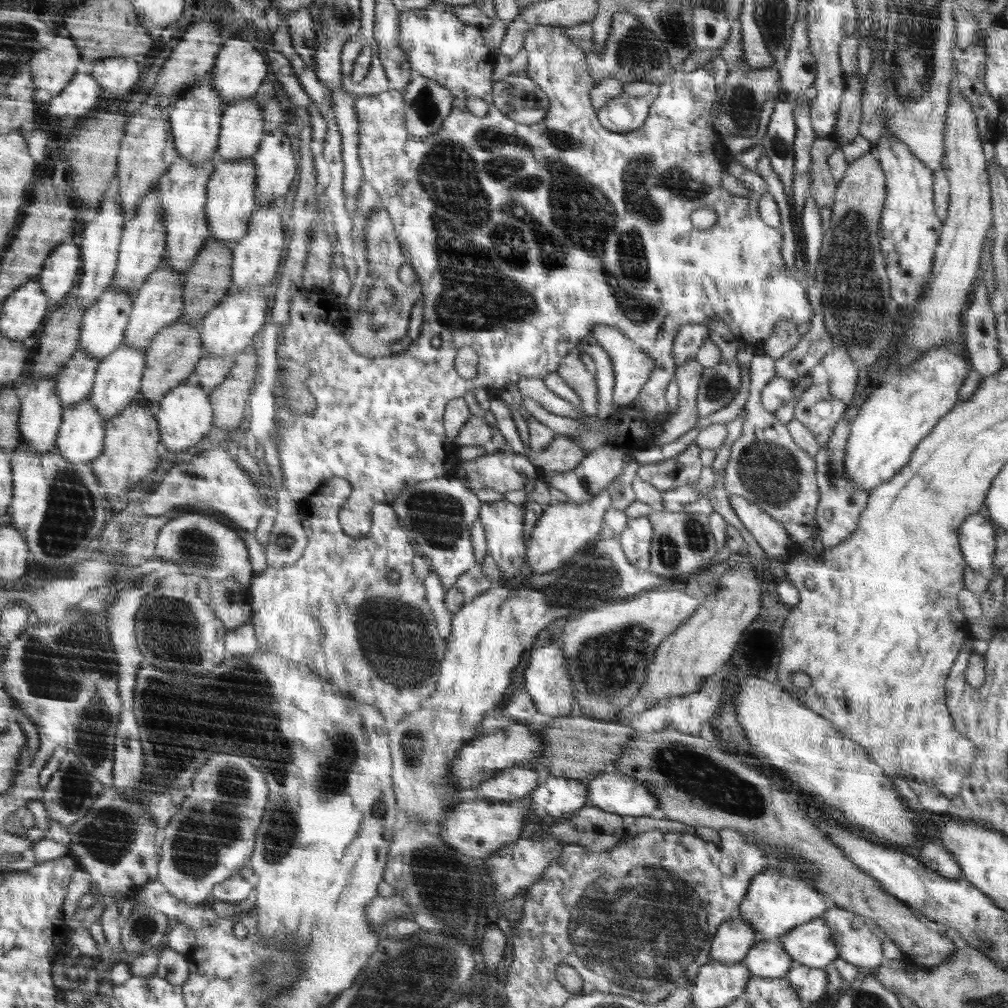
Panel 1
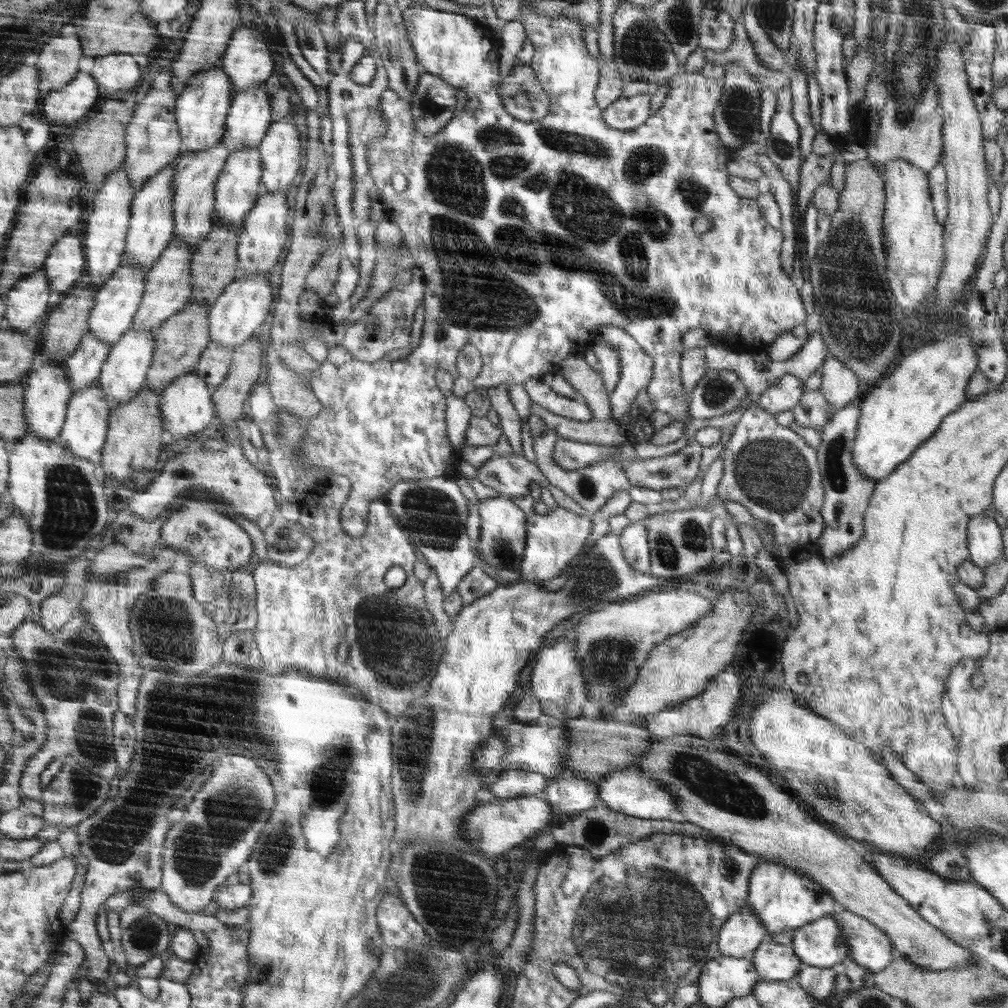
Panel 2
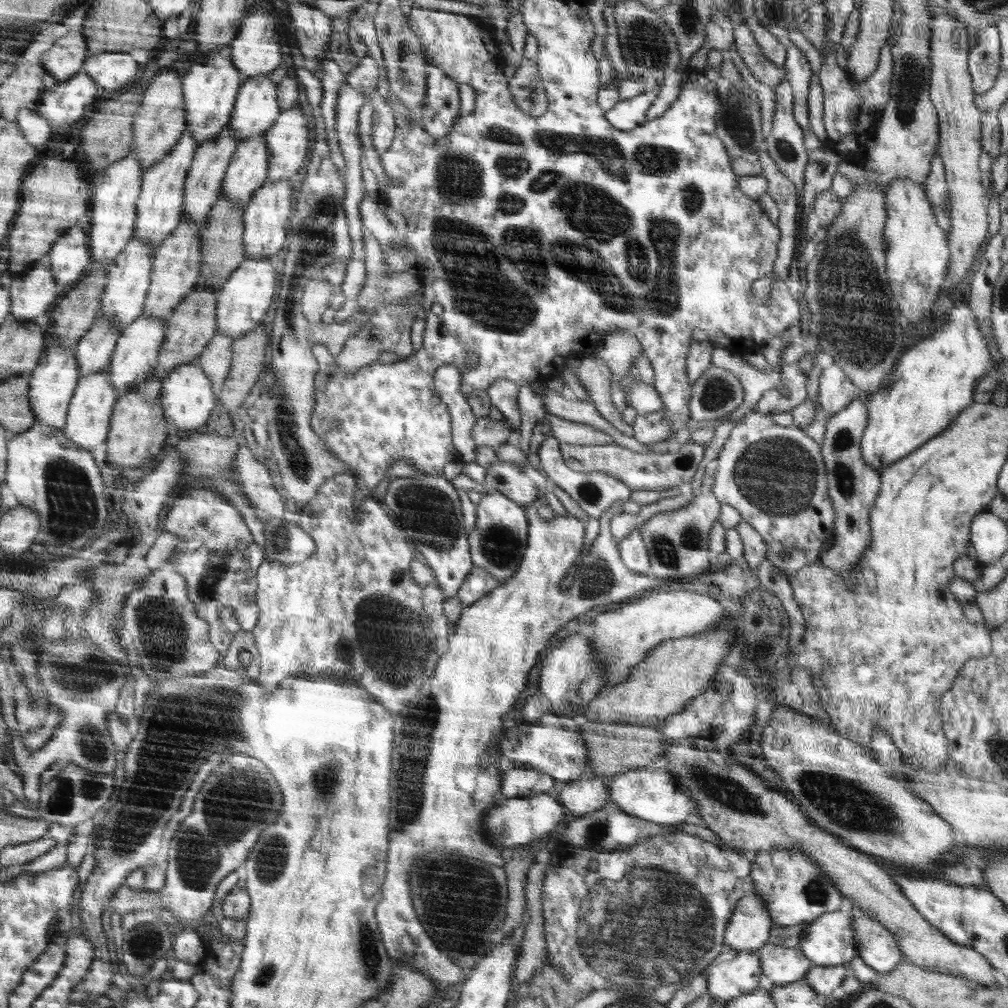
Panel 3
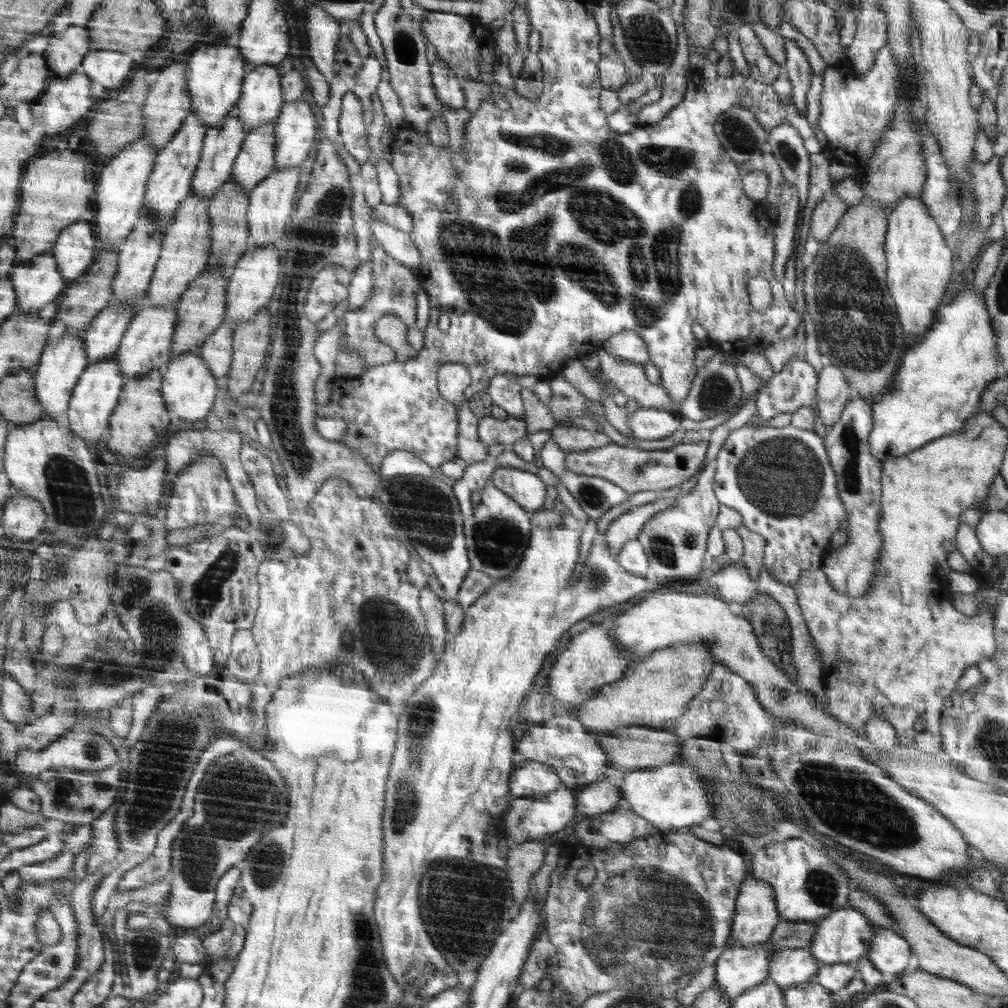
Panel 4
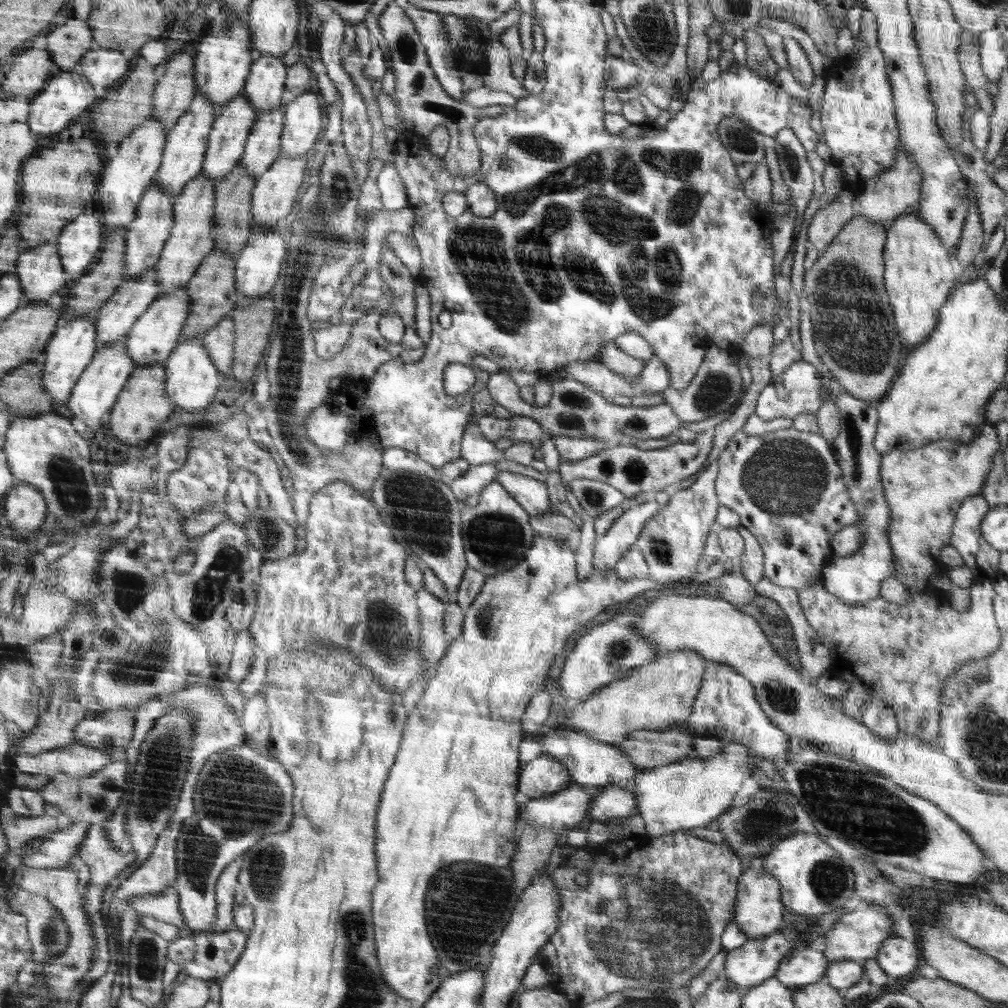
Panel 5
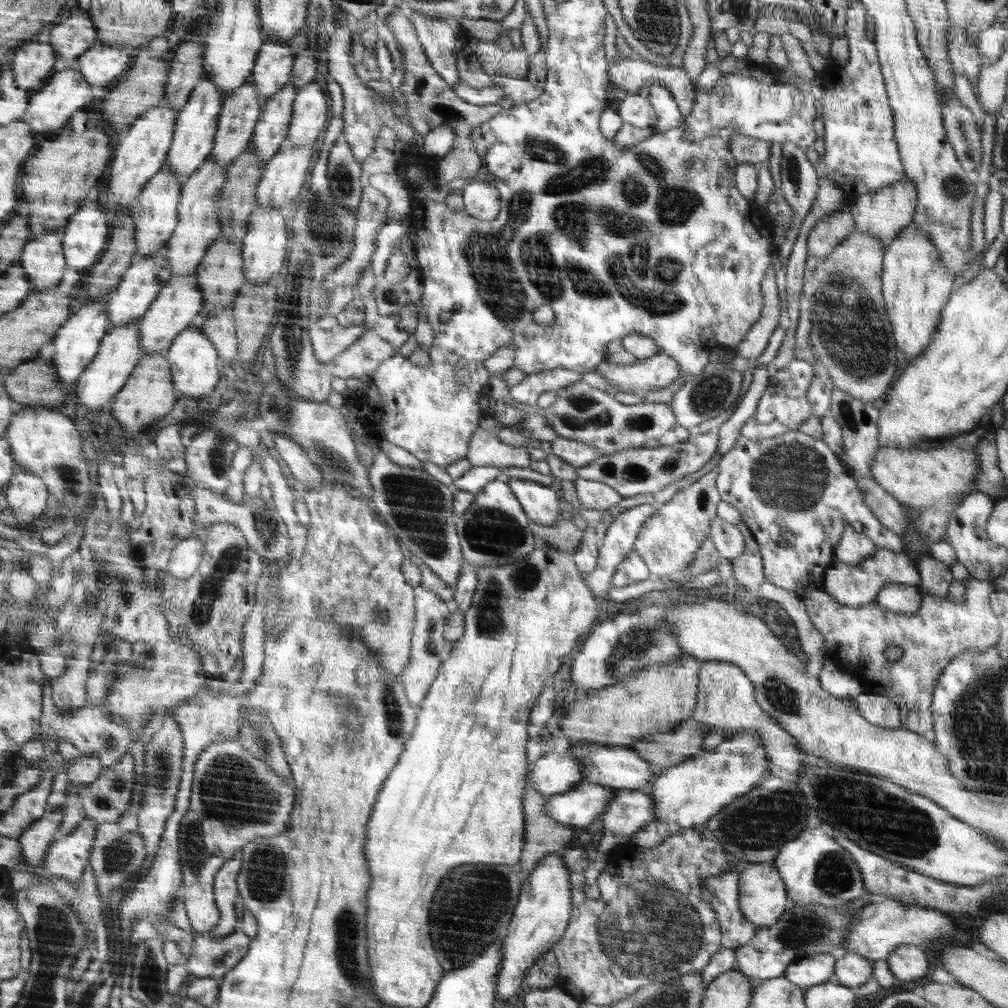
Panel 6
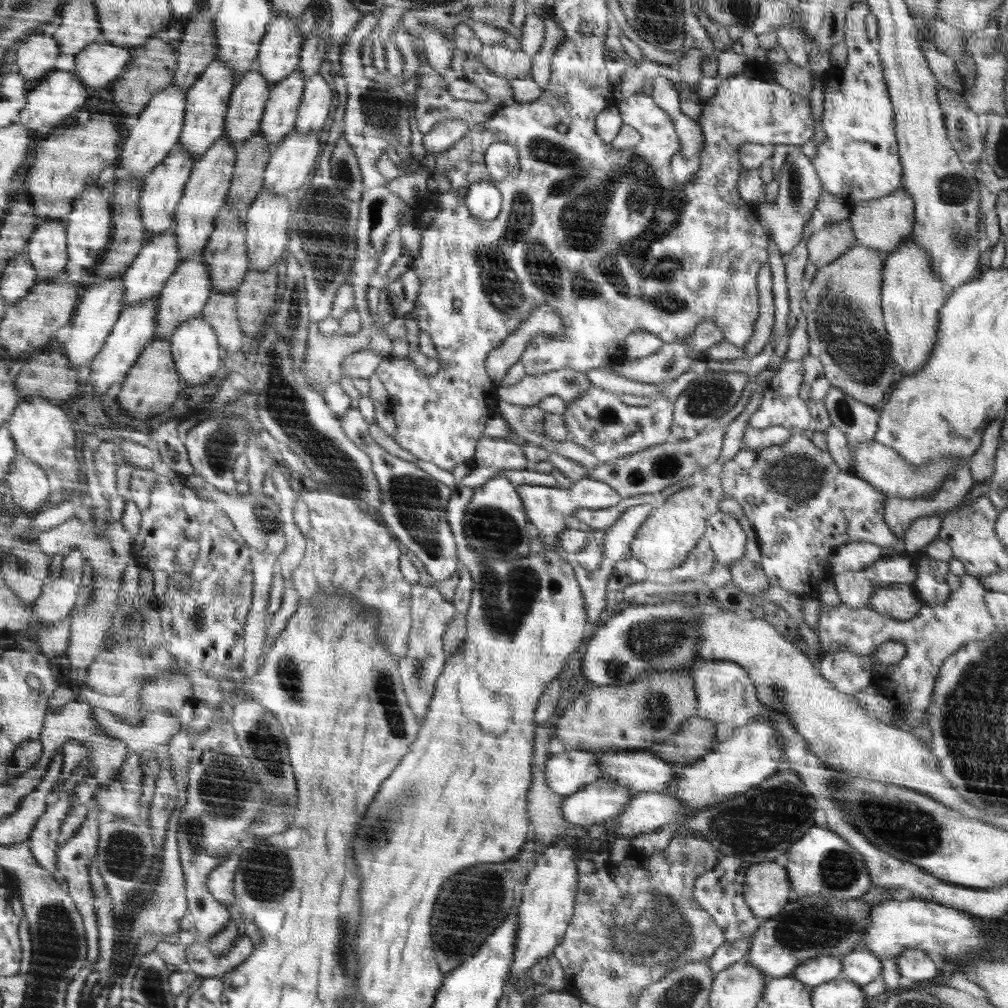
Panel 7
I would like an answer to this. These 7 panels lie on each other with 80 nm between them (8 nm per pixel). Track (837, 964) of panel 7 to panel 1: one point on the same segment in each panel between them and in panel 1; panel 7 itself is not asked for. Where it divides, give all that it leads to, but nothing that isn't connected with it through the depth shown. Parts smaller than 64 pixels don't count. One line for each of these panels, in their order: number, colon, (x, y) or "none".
1: (767, 959)
2: (774, 962)
3: (781, 966)
4: (789, 967)
5: (804, 966)
6: (814, 970)

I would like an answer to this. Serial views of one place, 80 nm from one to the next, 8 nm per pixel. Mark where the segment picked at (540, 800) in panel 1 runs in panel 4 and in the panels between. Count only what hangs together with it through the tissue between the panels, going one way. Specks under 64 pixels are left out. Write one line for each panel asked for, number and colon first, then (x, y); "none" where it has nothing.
2: (571, 795)
3: (586, 794)
4: (600, 797)

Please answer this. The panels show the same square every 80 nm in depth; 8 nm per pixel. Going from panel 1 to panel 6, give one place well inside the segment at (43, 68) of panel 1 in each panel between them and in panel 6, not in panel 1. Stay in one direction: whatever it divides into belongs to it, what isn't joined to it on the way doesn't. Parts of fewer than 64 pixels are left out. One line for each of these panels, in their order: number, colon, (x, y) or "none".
2: (60, 61)
3: (67, 58)
4: (68, 51)
5: (71, 42)
6: (73, 37)

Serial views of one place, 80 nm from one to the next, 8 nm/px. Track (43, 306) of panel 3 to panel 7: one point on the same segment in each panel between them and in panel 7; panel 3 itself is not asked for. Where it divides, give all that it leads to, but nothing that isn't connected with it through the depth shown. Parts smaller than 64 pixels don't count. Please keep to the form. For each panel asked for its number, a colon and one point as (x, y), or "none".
4: (38, 284)
5: (43, 274)
6: (45, 262)
7: (49, 250)

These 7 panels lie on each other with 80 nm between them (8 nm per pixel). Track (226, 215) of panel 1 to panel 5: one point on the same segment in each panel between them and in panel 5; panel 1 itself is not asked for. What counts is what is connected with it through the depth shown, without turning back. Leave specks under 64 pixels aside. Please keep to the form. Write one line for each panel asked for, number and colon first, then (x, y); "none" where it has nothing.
2: (240, 185)
3: (250, 164)
4: (256, 161)
5: (262, 149)

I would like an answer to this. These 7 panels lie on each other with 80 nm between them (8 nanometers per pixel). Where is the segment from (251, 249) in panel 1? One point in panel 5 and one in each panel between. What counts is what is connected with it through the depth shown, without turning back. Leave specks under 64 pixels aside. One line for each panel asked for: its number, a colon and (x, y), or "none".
2: (261, 242)
3: (270, 207)
4: (271, 202)
5: (275, 192)

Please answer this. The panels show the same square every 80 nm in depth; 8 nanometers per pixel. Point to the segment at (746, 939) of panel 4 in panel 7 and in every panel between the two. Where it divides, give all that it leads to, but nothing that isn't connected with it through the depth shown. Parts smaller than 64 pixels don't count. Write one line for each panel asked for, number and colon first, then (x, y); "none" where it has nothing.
5: (759, 910)
6: (762, 895)
7: (767, 889)

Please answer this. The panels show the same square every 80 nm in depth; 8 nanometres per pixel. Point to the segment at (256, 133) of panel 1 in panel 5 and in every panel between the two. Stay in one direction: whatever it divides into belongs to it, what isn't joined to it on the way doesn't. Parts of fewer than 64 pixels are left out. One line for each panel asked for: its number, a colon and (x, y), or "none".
2: (248, 120)
3: (256, 109)
4: (261, 101)
5: (265, 85)

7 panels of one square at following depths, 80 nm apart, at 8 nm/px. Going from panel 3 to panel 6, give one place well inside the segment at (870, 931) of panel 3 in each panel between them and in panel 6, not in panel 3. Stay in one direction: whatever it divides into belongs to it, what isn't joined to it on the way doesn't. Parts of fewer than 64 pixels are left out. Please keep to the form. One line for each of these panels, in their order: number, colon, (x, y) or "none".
4: (890, 953)
5: (899, 957)
6: (906, 962)

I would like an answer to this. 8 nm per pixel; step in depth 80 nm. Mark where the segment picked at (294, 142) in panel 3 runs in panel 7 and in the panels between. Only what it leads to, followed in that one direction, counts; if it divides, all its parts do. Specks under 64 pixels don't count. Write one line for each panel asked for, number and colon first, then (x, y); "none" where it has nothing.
4: (295, 129)
5: (303, 123)
6: (311, 103)
7: (317, 97)

